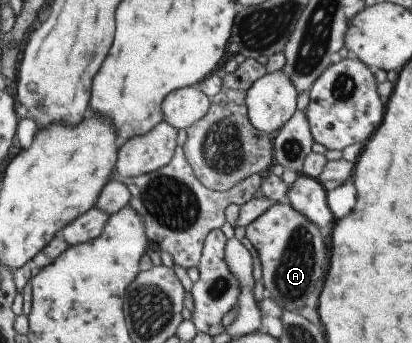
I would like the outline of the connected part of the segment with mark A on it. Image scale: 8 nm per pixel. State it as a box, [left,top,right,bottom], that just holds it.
[245,203,330,312]

